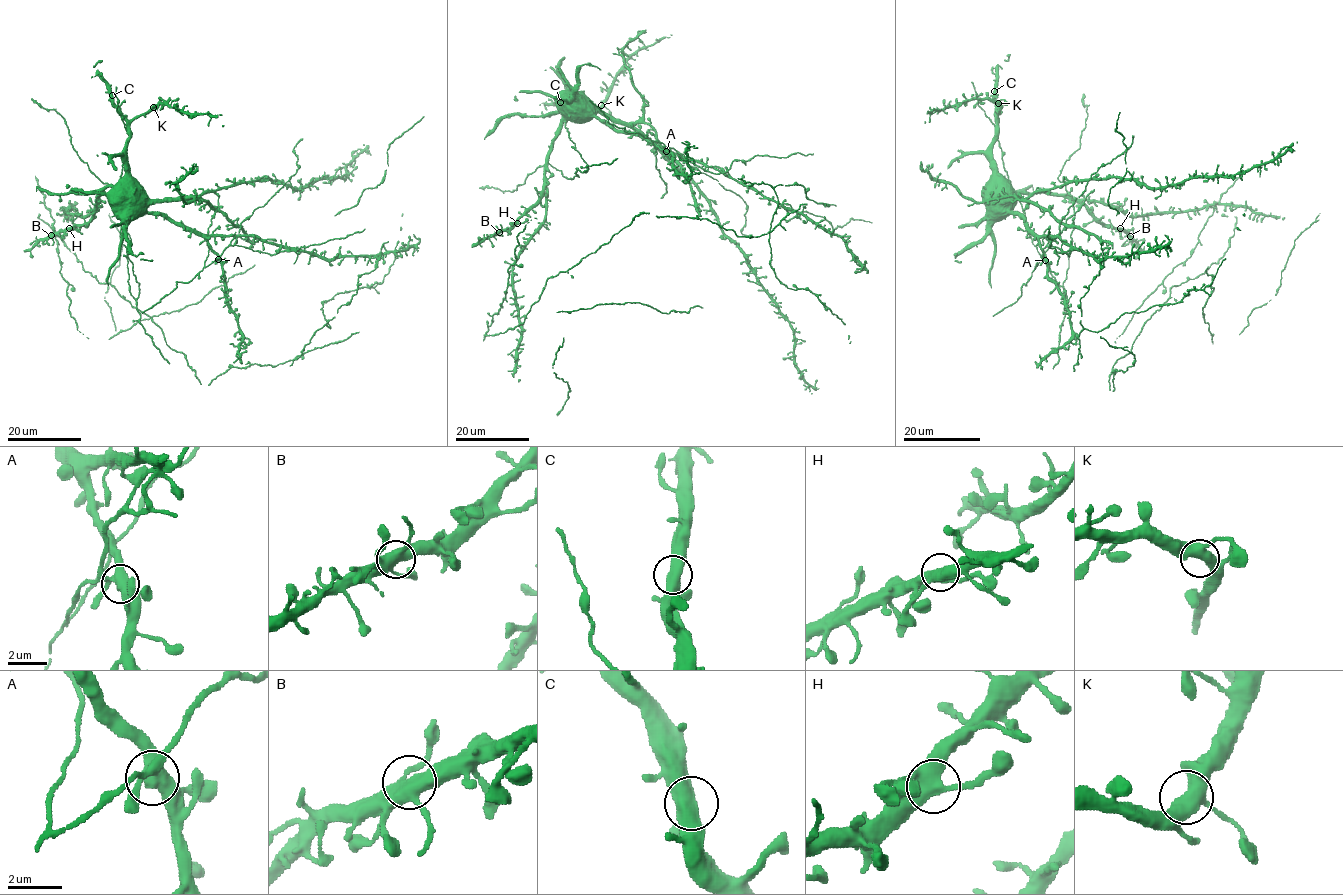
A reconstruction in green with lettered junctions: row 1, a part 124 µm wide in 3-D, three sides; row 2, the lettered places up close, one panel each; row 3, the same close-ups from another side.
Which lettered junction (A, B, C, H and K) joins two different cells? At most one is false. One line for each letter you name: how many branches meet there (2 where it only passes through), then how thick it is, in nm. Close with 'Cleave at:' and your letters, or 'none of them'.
Cleave at: none of them

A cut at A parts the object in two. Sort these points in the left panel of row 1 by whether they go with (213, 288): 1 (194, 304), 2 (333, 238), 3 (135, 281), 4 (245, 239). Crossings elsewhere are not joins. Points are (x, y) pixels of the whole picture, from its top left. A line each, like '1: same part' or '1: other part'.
1: same part
2: other part
3: same part
4: same part

